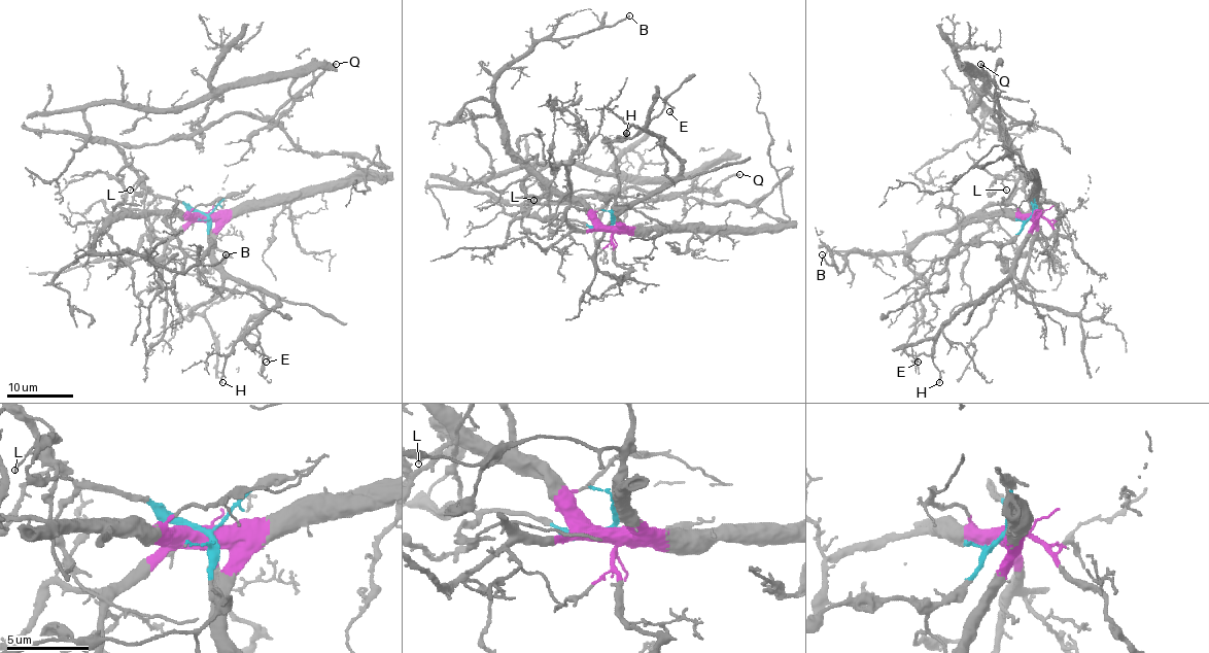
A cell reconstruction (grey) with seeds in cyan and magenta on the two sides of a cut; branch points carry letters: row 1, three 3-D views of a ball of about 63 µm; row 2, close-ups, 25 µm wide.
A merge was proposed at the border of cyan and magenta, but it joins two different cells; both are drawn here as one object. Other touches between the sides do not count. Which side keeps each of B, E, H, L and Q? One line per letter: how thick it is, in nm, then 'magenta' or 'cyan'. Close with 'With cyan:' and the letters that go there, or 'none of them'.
B: 180 nm | magenta
E: 160 nm | magenta
H: 180 nm | magenta
L: 110 nm | cyan
Q: 220 nm | cyan
With cyan: L, Q

